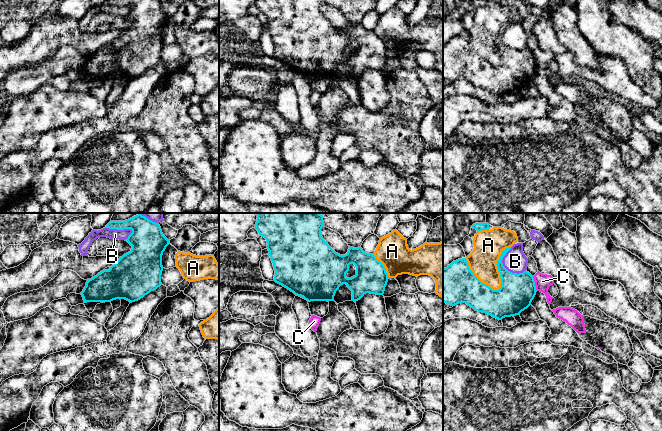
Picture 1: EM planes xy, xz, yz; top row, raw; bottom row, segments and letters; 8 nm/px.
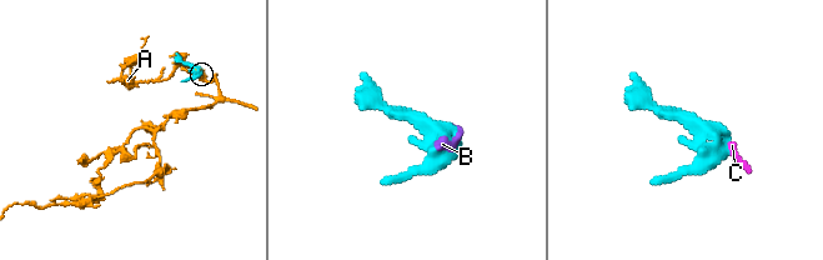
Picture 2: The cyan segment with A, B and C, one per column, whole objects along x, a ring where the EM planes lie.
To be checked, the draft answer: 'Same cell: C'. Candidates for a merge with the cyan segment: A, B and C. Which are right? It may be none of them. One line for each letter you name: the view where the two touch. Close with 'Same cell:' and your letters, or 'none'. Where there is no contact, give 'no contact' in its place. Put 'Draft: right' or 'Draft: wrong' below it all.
Same cell: none
Draft: wrong

